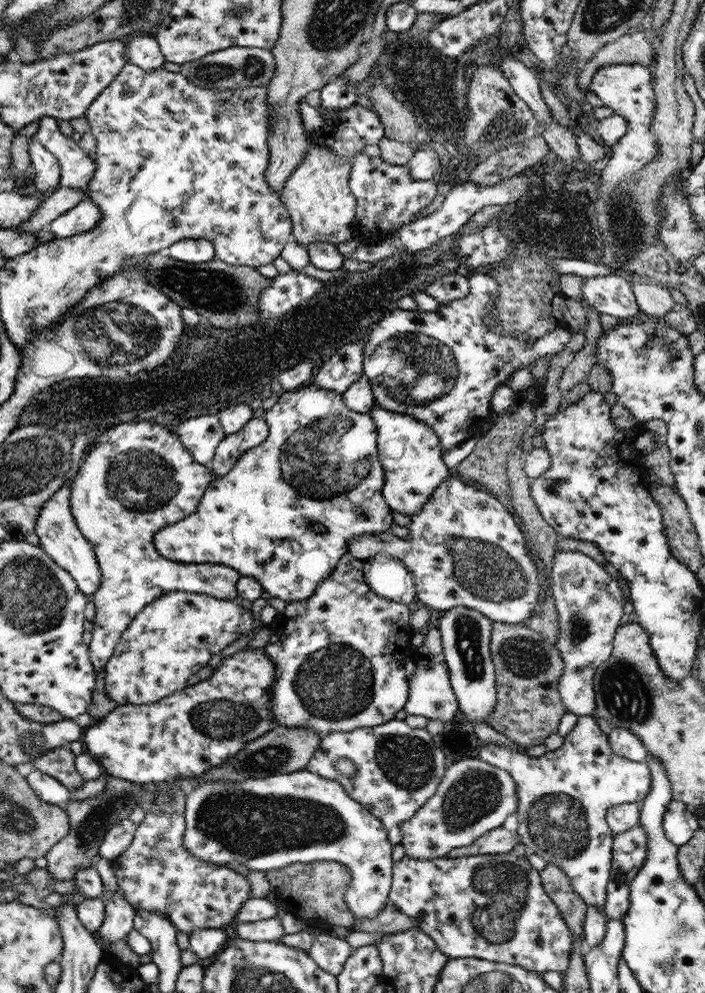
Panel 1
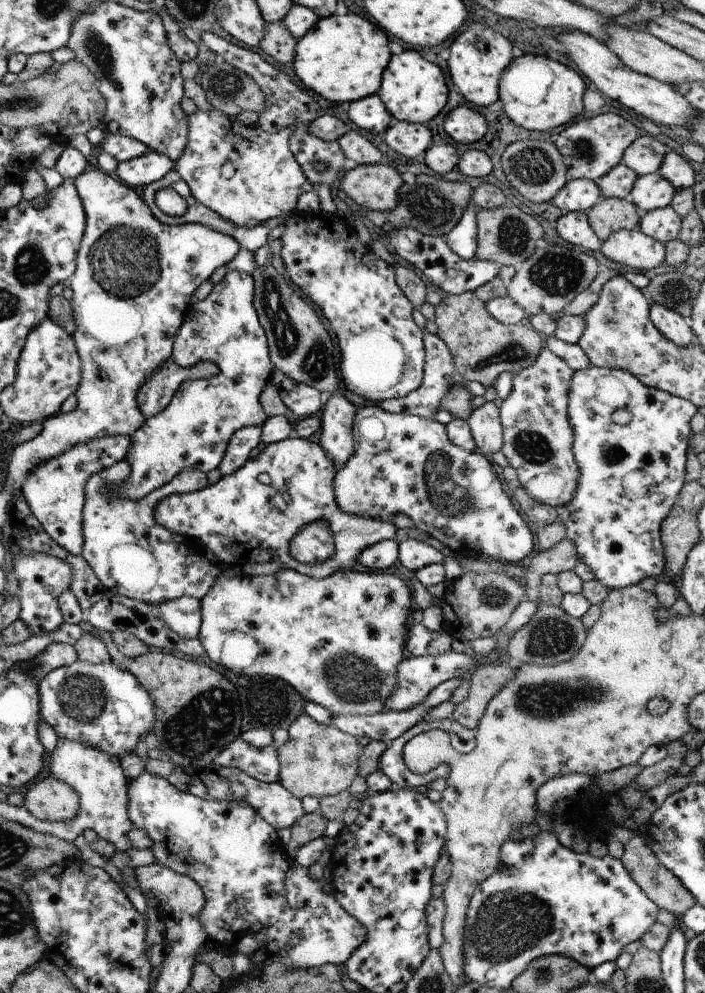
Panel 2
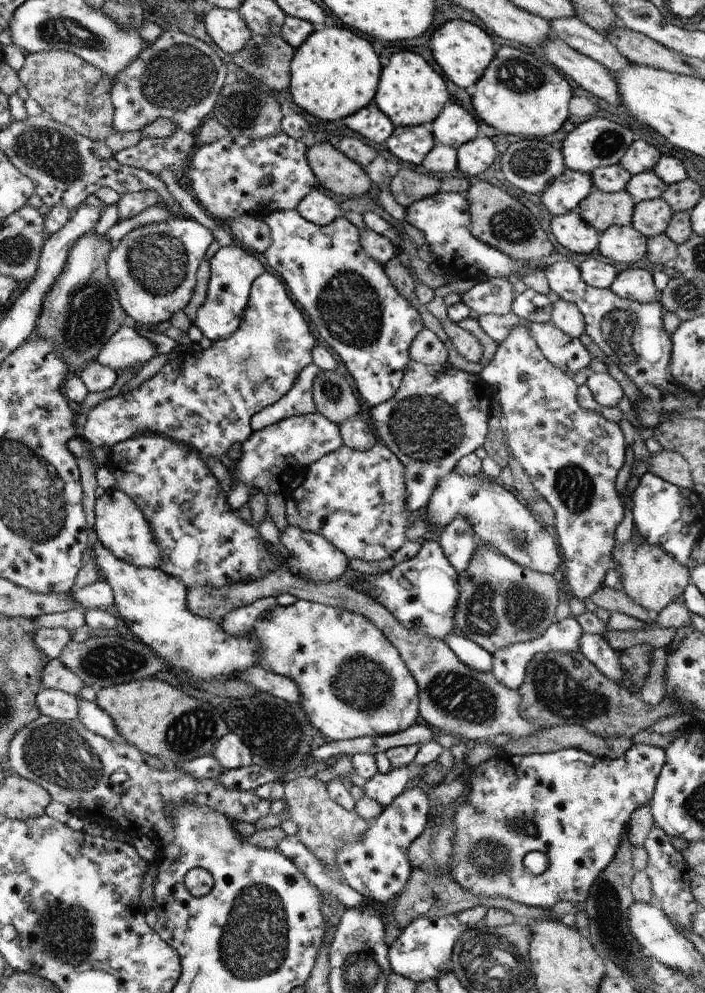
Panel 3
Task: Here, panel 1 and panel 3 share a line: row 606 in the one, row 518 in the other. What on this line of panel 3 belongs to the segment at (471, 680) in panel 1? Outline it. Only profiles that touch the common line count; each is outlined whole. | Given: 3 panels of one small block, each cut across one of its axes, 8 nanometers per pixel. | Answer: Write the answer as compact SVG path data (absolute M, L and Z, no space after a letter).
M454 517L440 532L435 535L440 543L448 562L460 574L466 570L478 541L473 526L464 517Z

